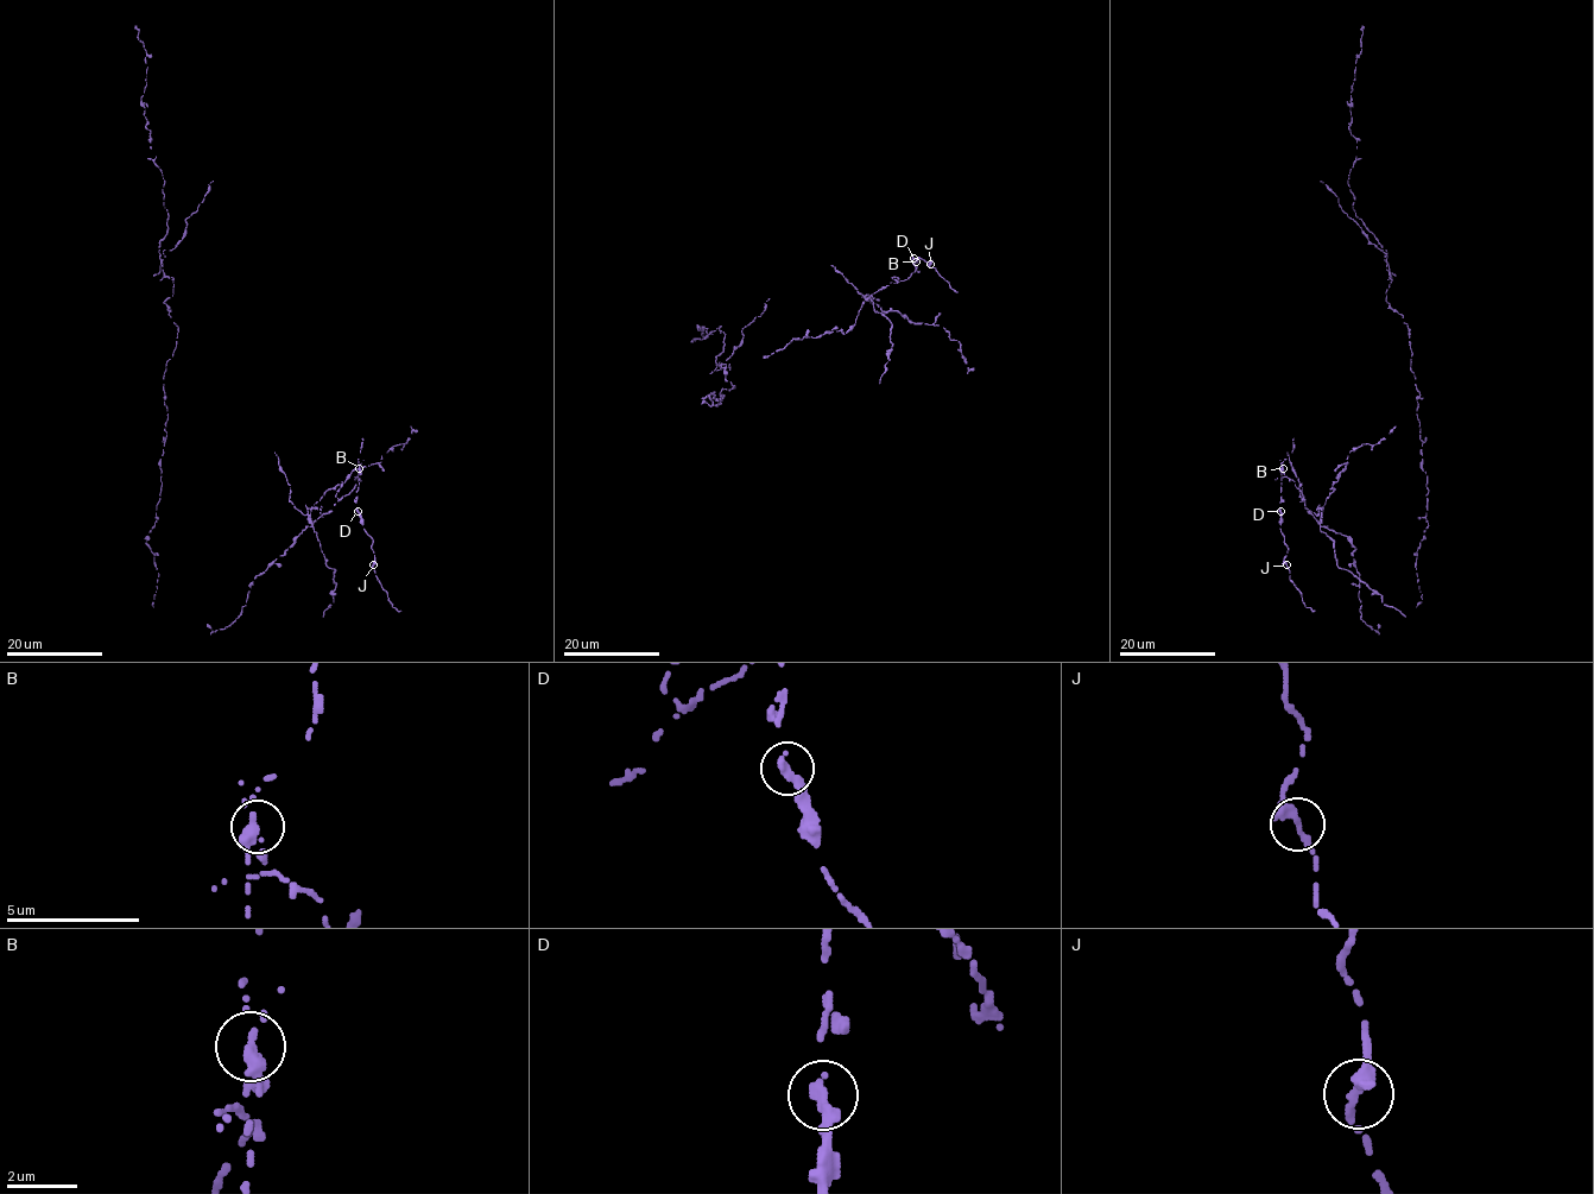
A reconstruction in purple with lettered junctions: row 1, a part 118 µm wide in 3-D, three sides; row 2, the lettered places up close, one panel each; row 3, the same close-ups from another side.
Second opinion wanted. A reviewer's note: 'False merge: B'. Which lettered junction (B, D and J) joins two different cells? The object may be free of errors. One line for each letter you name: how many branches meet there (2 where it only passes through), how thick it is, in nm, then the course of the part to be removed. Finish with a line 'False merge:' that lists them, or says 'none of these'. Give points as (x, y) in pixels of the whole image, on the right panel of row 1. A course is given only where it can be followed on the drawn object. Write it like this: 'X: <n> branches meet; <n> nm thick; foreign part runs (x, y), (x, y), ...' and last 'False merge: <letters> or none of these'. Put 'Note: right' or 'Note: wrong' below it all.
B: 2 branches meet; 320 nm thick
False merge: B
Note: right

